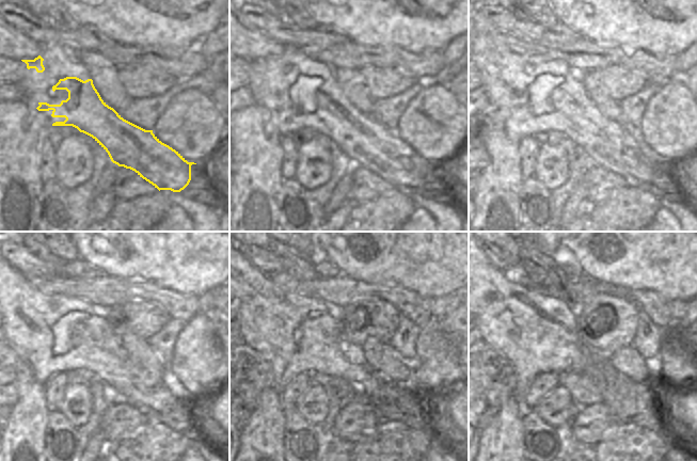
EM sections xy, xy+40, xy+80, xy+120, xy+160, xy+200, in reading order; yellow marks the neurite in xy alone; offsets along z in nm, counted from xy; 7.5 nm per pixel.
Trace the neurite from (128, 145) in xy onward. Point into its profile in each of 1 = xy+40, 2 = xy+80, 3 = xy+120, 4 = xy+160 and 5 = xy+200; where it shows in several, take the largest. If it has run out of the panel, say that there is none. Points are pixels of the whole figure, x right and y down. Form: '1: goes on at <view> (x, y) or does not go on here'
1: goes on at xy+40 (368, 144)
2: goes on at xy+80 (566, 107)
3: goes on at xy+120 (90, 344)
4: goes on at xy+160 (319, 342)
5: goes on at xy+200 (554, 339)

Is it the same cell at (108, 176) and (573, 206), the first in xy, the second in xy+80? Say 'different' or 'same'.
same

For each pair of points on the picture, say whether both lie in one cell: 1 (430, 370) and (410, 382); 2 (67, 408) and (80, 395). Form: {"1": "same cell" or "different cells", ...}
{"1": "different cells", "2": "same cell"}

